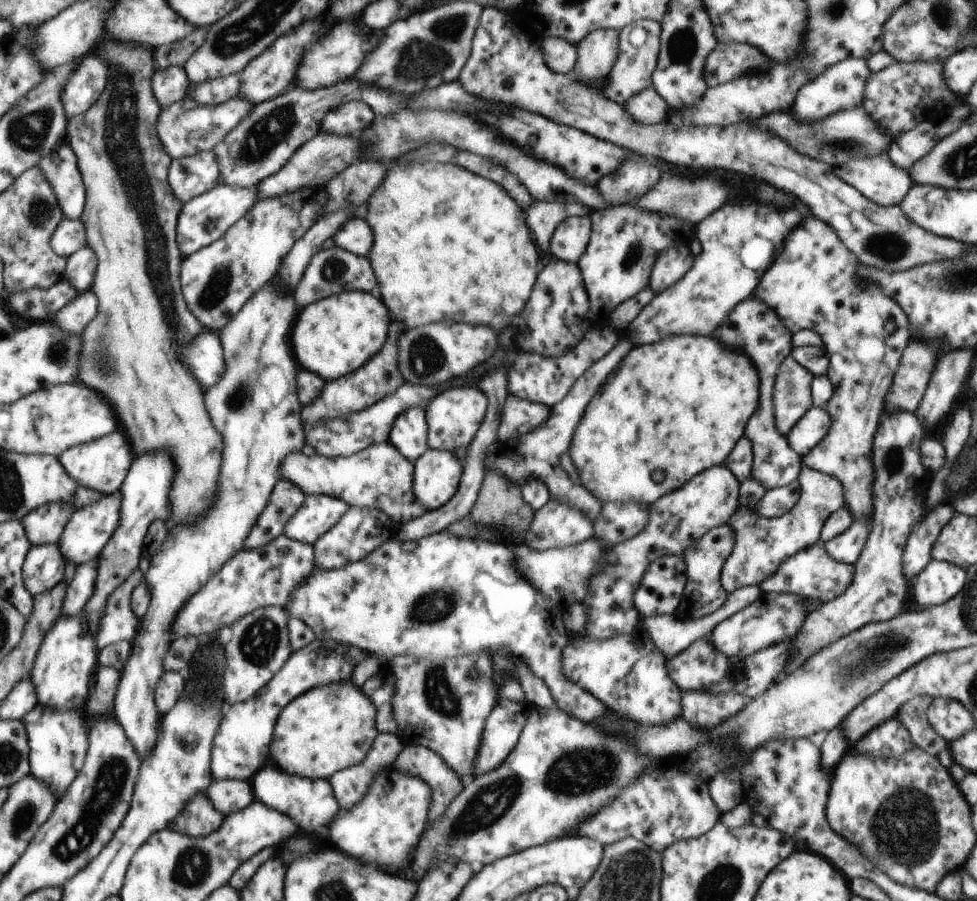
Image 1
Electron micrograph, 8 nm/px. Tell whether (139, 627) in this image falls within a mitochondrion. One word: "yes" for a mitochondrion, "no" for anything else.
no

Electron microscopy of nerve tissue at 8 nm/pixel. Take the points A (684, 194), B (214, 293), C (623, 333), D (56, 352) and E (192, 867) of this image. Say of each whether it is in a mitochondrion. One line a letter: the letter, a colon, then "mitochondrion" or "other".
A: mitochondrion
B: mitochondrion
C: other
D: mitochondrion
E: mitochondrion

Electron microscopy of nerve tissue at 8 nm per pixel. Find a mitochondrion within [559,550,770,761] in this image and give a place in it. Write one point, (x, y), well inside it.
(738, 674)

